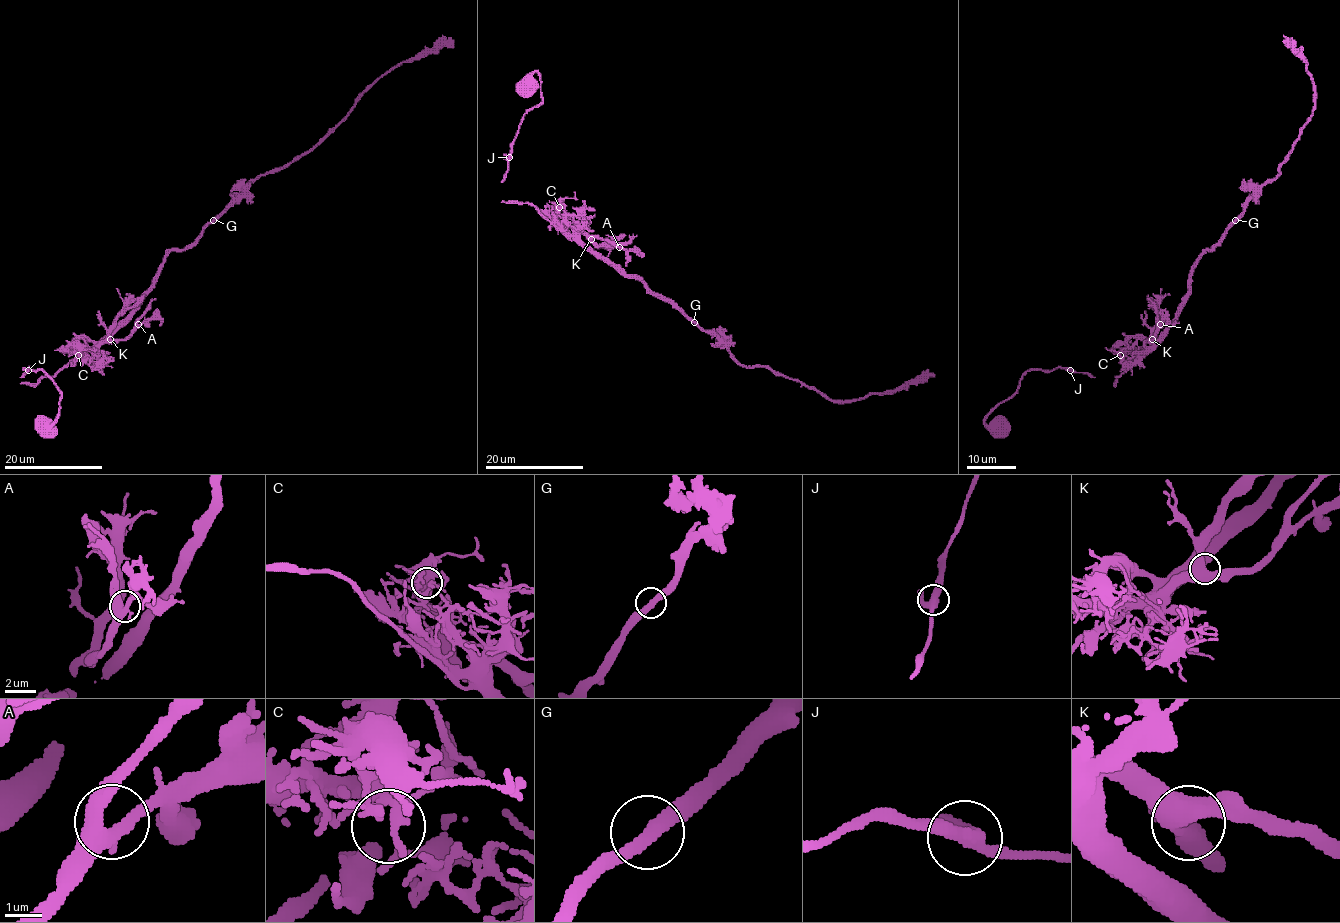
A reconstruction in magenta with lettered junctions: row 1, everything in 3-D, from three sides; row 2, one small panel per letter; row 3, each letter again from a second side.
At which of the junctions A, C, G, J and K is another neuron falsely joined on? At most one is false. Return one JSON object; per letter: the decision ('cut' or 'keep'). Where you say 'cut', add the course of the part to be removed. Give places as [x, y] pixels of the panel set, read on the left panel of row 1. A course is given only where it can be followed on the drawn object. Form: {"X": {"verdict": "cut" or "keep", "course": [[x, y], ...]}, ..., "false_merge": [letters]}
{"A": {"verdict": "keep"}, "C": {"verdict": "keep"}, "G": {"verdict": "keep"}, "J": {"verdict": "keep"}, "K": {"verdict": "keep"}, "false_merge": []}

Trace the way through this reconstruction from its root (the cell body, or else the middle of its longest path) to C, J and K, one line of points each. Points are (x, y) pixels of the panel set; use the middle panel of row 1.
C: (524, 89), (536, 71), (542, 101), (521, 121), (502, 201), (531, 203), (559, 224), (553, 215), (559, 207)
J: (524, 89), (527, 80), (536, 71), (540, 80), (542, 101), (521, 121), (508, 157)
K: (524, 89), (536, 71), (542, 101), (521, 121), (502, 201), (531, 203), (566, 233), (591, 239)

